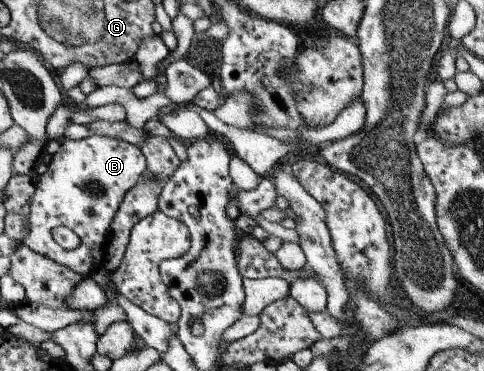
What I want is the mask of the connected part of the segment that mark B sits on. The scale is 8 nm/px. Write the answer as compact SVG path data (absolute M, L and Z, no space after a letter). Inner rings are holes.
M90 135L71 140L66 137L46 140L41 154L32 166L34 191L25 205L28 218L28 234L22 238L22 243L36 253L48 256L60 265L70 268L83 278L89 276L93 268L101 266L107 242L108 226L118 210L123 195L141 178L146 170L146 160L141 151L125 141ZM57 226L65 226L79 237L79 245L71 250L63 249L51 237L51 230Z

